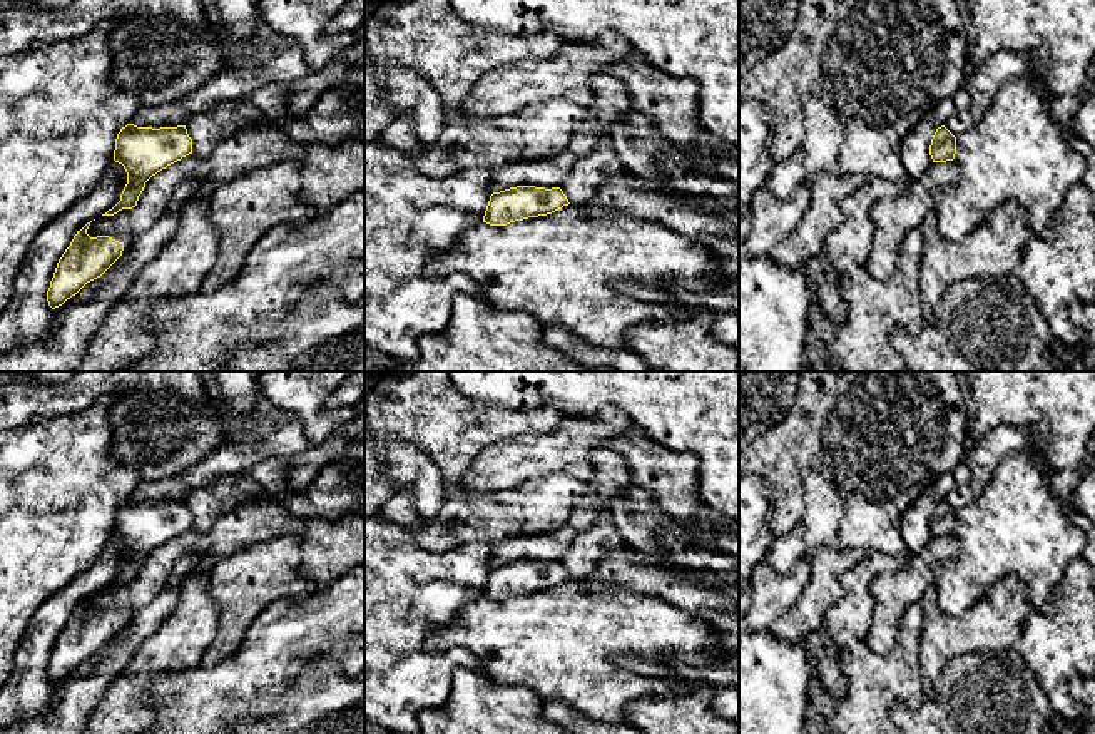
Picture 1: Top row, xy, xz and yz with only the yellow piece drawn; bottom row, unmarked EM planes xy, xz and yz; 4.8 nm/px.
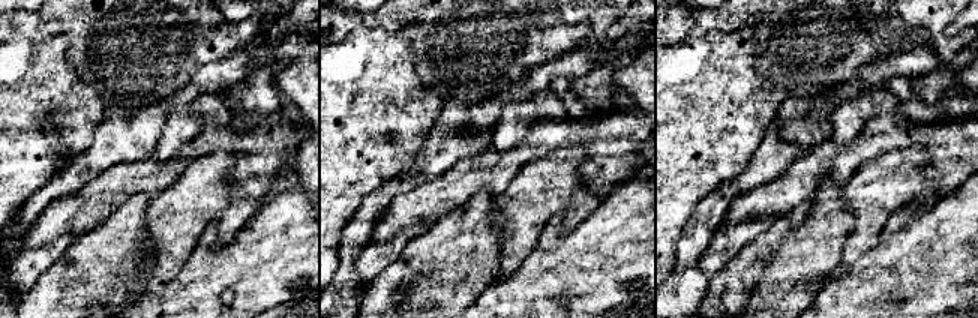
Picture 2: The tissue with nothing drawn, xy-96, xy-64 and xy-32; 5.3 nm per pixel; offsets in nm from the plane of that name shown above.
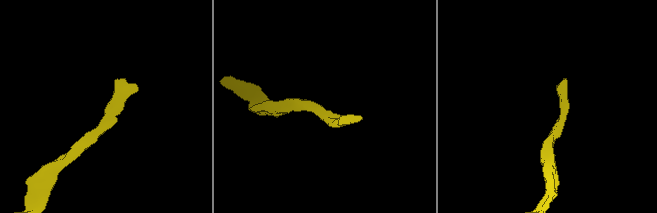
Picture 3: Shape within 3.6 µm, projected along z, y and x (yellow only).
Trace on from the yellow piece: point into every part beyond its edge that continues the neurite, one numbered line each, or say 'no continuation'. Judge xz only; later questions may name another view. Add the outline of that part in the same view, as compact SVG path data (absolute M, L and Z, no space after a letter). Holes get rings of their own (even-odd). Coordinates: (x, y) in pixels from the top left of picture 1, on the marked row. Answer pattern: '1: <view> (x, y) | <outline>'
no continuation

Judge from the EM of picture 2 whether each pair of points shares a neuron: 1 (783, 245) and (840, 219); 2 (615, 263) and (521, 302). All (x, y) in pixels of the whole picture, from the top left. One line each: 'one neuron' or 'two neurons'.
1: one neuron
2: one neuron

